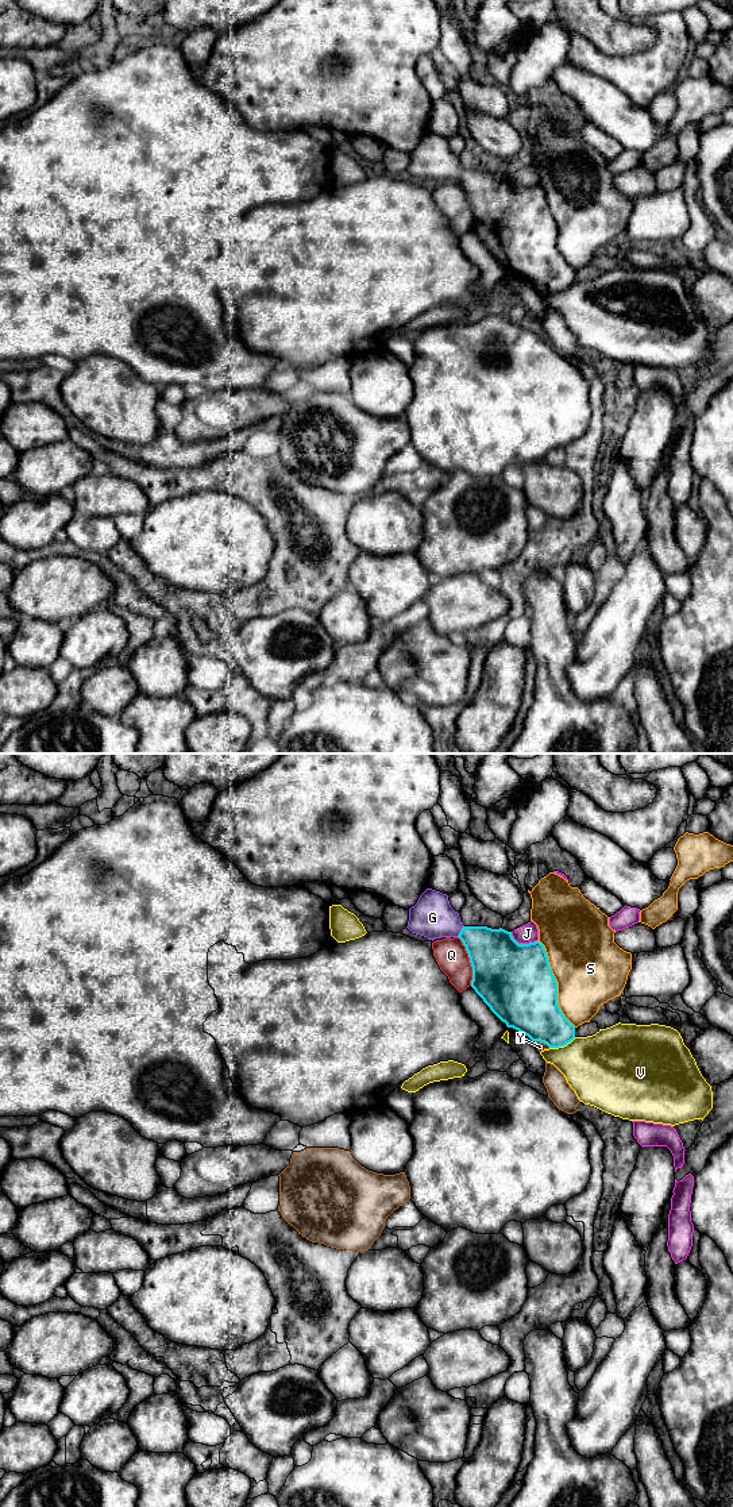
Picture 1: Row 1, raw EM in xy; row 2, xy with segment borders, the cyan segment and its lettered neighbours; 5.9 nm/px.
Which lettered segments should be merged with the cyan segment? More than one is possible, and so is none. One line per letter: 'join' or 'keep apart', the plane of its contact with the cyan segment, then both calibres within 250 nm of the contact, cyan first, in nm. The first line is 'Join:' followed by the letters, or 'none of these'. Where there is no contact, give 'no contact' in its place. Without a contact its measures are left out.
Join: G
G: join; contact in xy; calibres 300 and 260 nm
J: keep apart; contact in xy; calibres 440 and 120 nm
Q: keep apart; contact in xy; calibres 400 and 190 nm
S: keep apart; contact in xy; calibres 440 and 420 nm
V: keep apart; contact in xy; calibres 280 and 380 nm
Y: keep apart; contact in xy; calibres 360 and 50 nm

